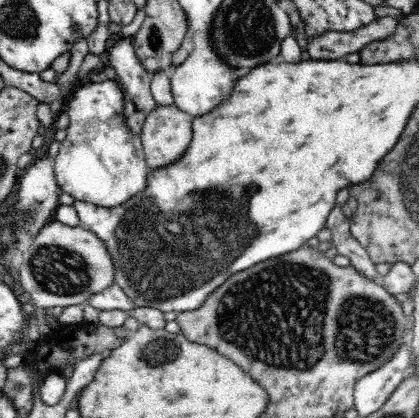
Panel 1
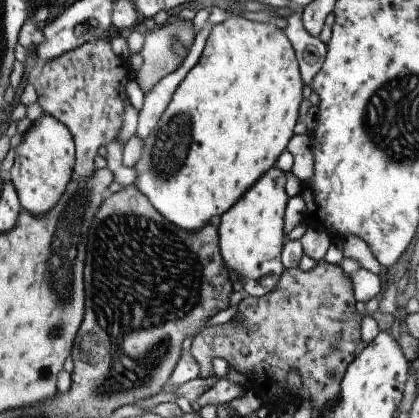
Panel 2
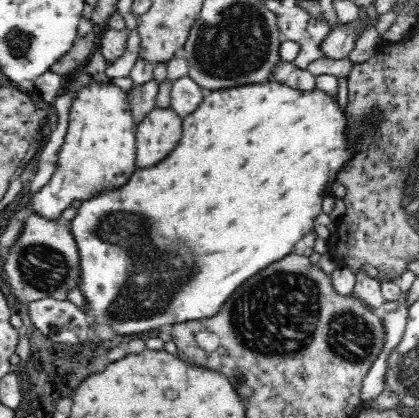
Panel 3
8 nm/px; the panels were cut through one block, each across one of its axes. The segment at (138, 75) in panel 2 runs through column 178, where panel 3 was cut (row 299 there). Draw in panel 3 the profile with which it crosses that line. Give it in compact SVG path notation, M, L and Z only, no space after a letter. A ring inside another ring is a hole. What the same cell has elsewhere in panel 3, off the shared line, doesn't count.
M28 216L24 220L24 228L8 250L8 258L4 262L4 276L12 284L12 294L30 304L42 298L54 300L68 300L68 292L76 290L80 284L80 254L78 244L74 240L70 224L62 224L60 220L46 220L44 216Z

